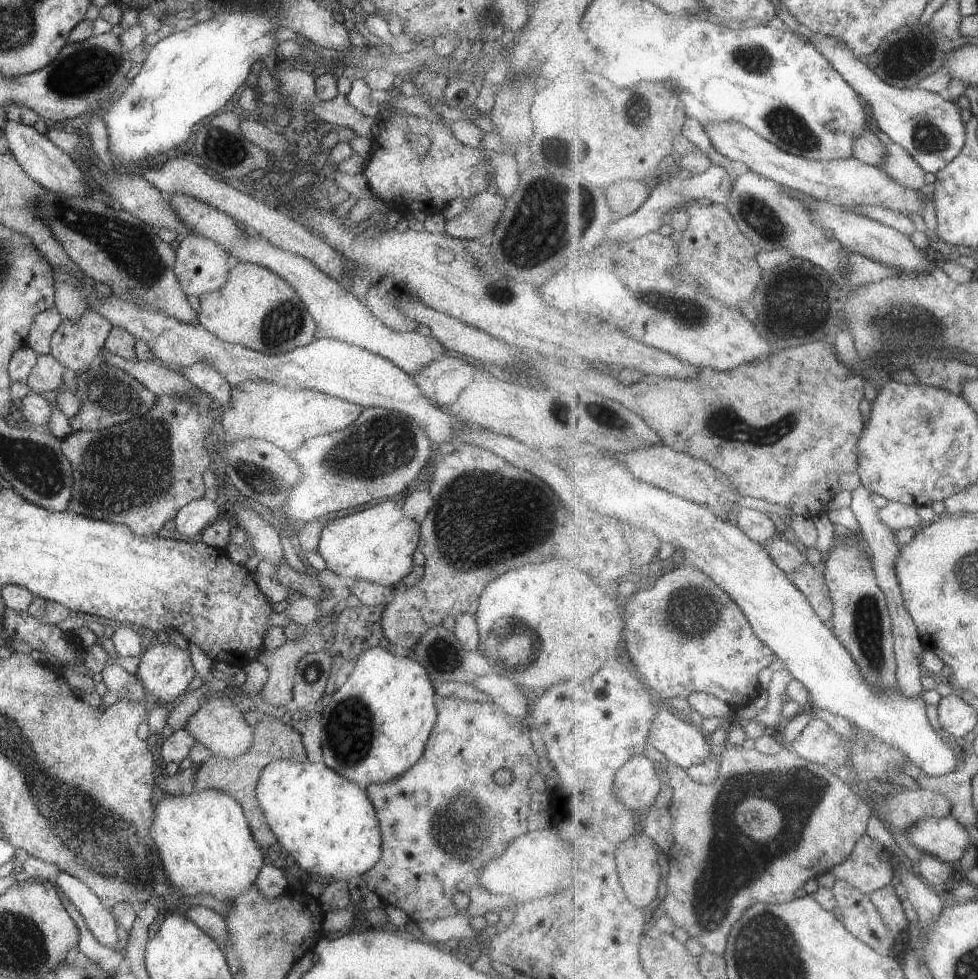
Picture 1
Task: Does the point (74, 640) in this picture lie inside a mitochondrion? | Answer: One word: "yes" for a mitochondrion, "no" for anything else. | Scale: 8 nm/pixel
no

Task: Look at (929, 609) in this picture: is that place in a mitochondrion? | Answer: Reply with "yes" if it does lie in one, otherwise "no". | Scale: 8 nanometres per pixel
no

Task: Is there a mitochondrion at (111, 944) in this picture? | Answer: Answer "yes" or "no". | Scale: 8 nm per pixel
no

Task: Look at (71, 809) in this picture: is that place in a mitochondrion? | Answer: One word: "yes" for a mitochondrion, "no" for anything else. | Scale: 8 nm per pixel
yes

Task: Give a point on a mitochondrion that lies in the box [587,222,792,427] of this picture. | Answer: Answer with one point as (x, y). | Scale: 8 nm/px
(689, 319)

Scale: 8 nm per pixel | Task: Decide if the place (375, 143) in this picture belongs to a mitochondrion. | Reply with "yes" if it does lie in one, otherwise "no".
no

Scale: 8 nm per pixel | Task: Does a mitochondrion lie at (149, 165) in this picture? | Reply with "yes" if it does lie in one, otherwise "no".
no

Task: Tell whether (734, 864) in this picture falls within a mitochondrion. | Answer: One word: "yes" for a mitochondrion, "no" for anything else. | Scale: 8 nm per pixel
yes

